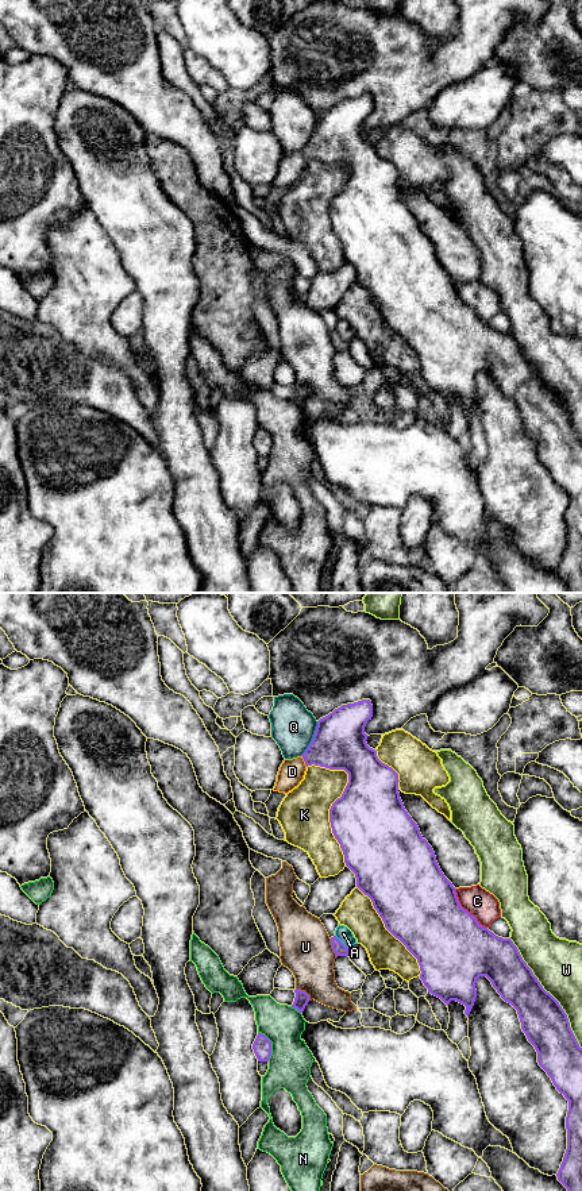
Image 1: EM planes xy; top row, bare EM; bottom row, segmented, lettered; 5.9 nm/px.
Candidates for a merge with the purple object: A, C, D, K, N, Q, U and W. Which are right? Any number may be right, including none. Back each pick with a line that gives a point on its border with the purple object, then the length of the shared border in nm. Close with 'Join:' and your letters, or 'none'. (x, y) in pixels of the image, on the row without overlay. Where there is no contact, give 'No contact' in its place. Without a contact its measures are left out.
D: Touches purple at xy (304, 155). Shared border 80 nm
Join: D

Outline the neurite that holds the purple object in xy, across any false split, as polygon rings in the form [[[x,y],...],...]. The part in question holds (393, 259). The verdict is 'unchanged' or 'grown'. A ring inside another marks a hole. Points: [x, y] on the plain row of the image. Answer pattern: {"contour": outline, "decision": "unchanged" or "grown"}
{"contour": [[[362,95],[342,100],[320,113],[305,147],[281,159],[273,185],[288,189],[300,180],[312,159],[348,169],[342,192],[329,204],[329,217],[344,258],[355,269],[356,282],[371,294],[385,323],[417,354],[420,374],[428,388],[447,401],[451,396],[465,400],[469,412],[477,393],[477,374],[486,371],[501,393],[517,405],[521,424],[537,447],[539,460],[568,496],[567,544],[556,571],[571,593],[582,593],[582,443],[567,409],[543,383],[513,336],[496,331],[460,301],[432,242],[404,203],[398,169],[382,158],[377,146],[366,138],[365,122],[371,112],[371,96]]], "decision": "grown"}

